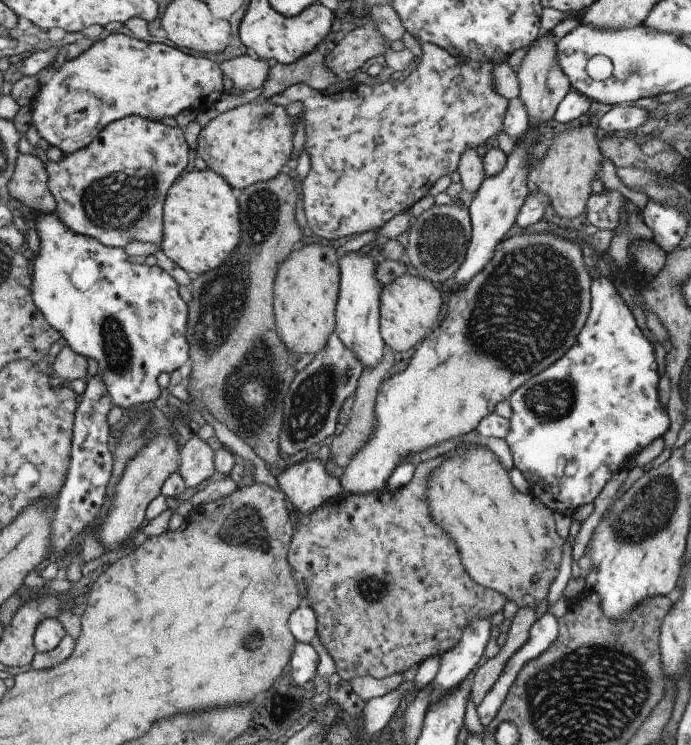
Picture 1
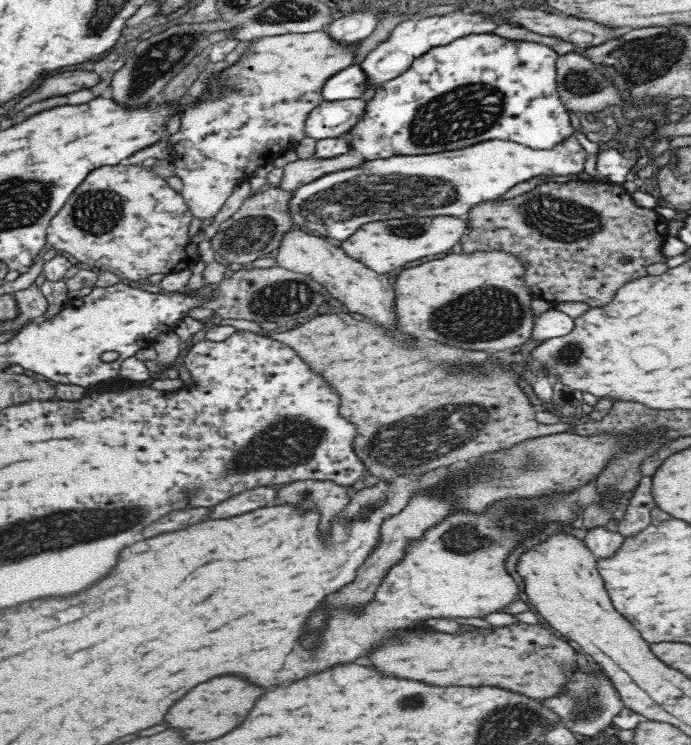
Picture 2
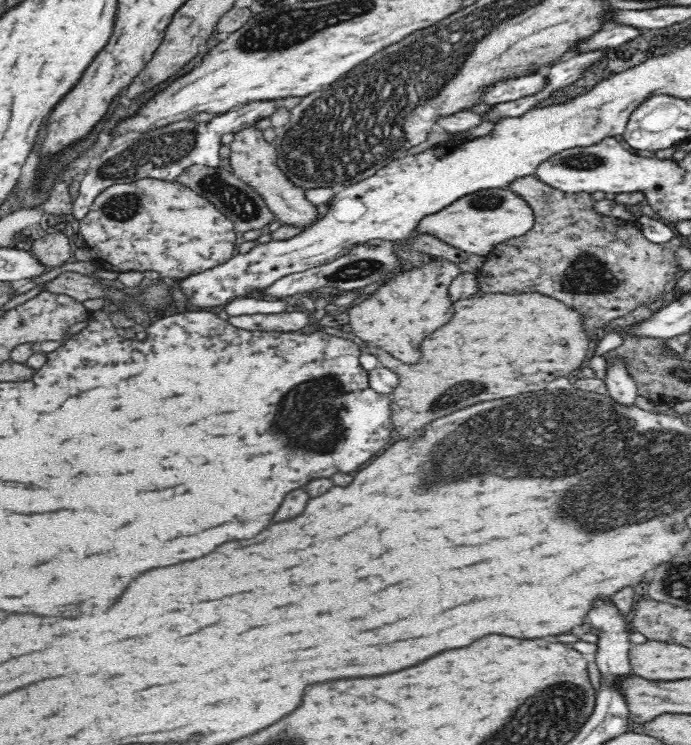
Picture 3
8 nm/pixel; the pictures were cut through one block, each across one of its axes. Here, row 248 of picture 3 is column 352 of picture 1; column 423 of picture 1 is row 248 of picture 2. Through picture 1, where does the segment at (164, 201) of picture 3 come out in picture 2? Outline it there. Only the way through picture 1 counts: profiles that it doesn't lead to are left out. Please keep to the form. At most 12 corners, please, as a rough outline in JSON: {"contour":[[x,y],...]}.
{"contour":[[102,166],[47,228],[46,252],[125,282],[200,261],[166,179]]}

